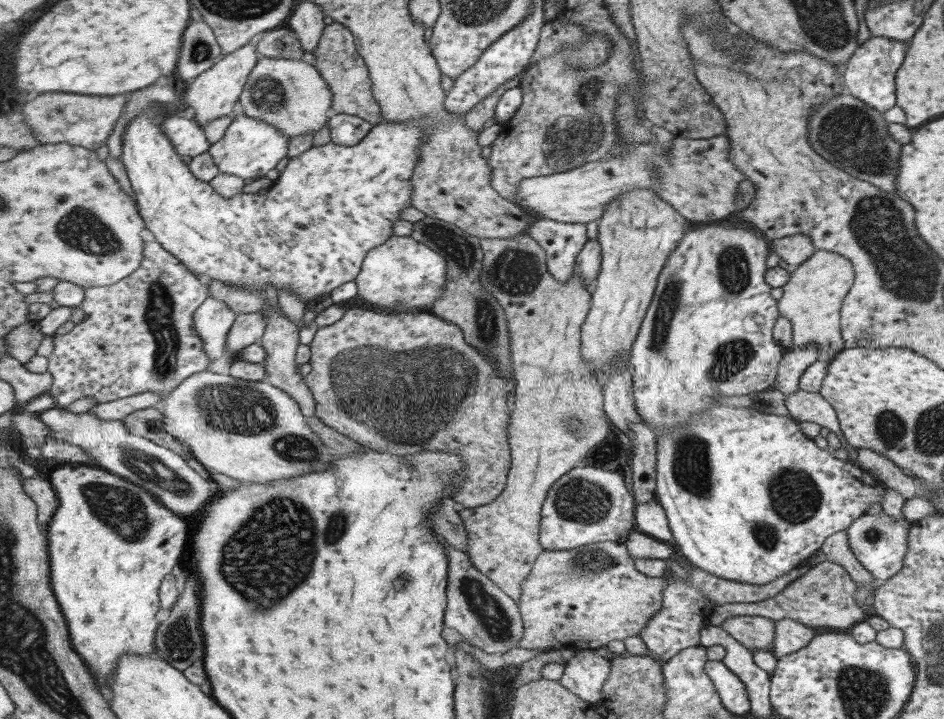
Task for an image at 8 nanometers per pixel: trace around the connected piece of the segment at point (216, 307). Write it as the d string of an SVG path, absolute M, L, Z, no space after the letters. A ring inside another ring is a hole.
M207 299L194 314L198 335L205 342L206 353L212 360L227 356L229 334L238 314L226 302Z

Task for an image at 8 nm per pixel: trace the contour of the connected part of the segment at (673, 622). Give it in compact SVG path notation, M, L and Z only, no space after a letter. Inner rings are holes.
M806 562L793 569L789 573L768 582L767 584L747 584L746 582L735 582L719 578L713 574L703 572L691 565L687 570L689 580L683 580L671 574L661 576L664 578L665 586L662 592L662 601L657 614L654 614L646 626L639 631L638 638L646 646L645 656L650 657L657 665L662 667L664 661L669 660L680 650L689 647L701 646L699 642L700 630L705 625L705 618L714 606L727 605L731 603L759 602L775 596L788 583L797 580L801 575L809 571L810 565Z

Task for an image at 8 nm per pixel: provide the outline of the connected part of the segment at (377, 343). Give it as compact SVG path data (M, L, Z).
M353 307L346 311L346 315L339 322L319 328L309 346L311 350L309 364L312 366L312 371L304 379L311 387L317 401L318 417L325 424L365 447L371 447L378 451L390 451L391 454L402 455L403 458L413 457L417 453L426 453L428 450L460 454L466 460L467 466L464 484L450 484L447 494L455 499L455 502L463 504L465 509L475 509L489 505L499 498L507 488L508 476L510 475L513 461L512 446L510 436L508 435L512 413L508 396L512 382L498 374L498 364L494 362L493 358L487 358L486 354L482 353L482 350L478 350L478 347L471 346L466 341L465 334L460 329L460 326L457 326L455 323L448 323L429 311L392 314L379 311L378 309L371 311Z

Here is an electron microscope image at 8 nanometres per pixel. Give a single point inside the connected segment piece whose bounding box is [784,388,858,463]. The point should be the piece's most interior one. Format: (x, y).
(802, 406)

